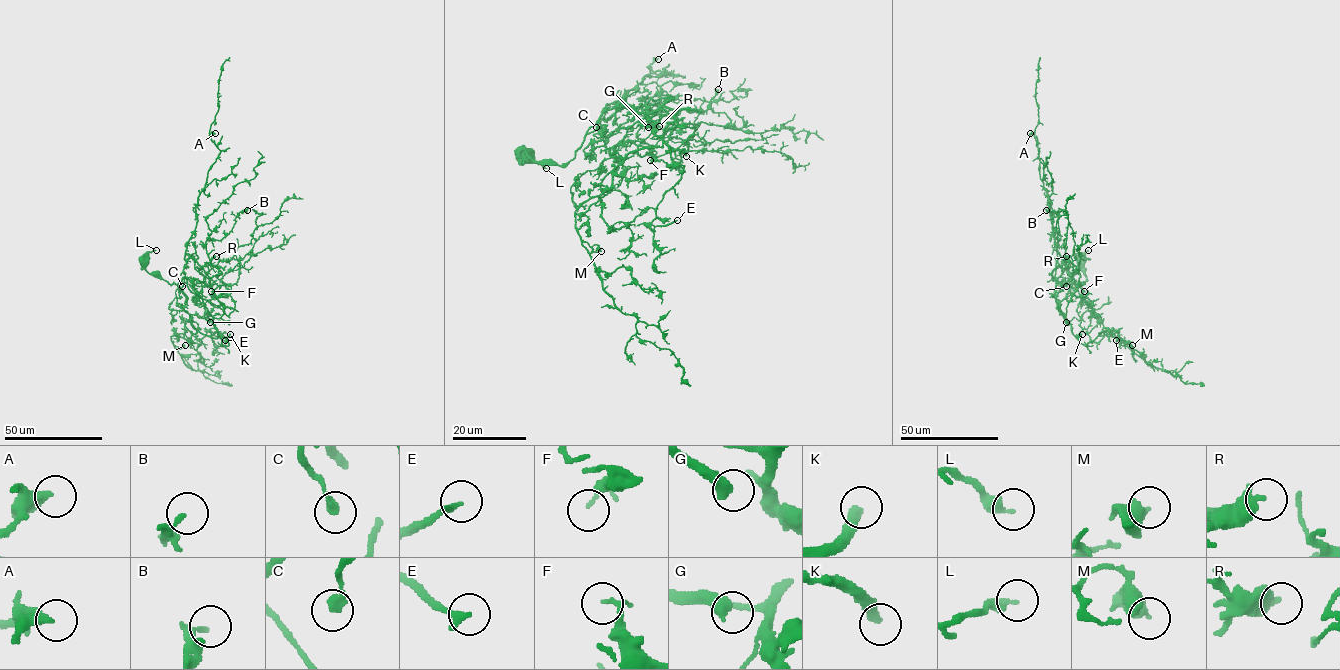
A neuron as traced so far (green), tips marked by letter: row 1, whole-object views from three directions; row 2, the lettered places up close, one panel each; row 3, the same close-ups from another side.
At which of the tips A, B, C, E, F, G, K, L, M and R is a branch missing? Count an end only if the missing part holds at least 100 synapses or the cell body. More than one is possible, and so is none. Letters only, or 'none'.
K

